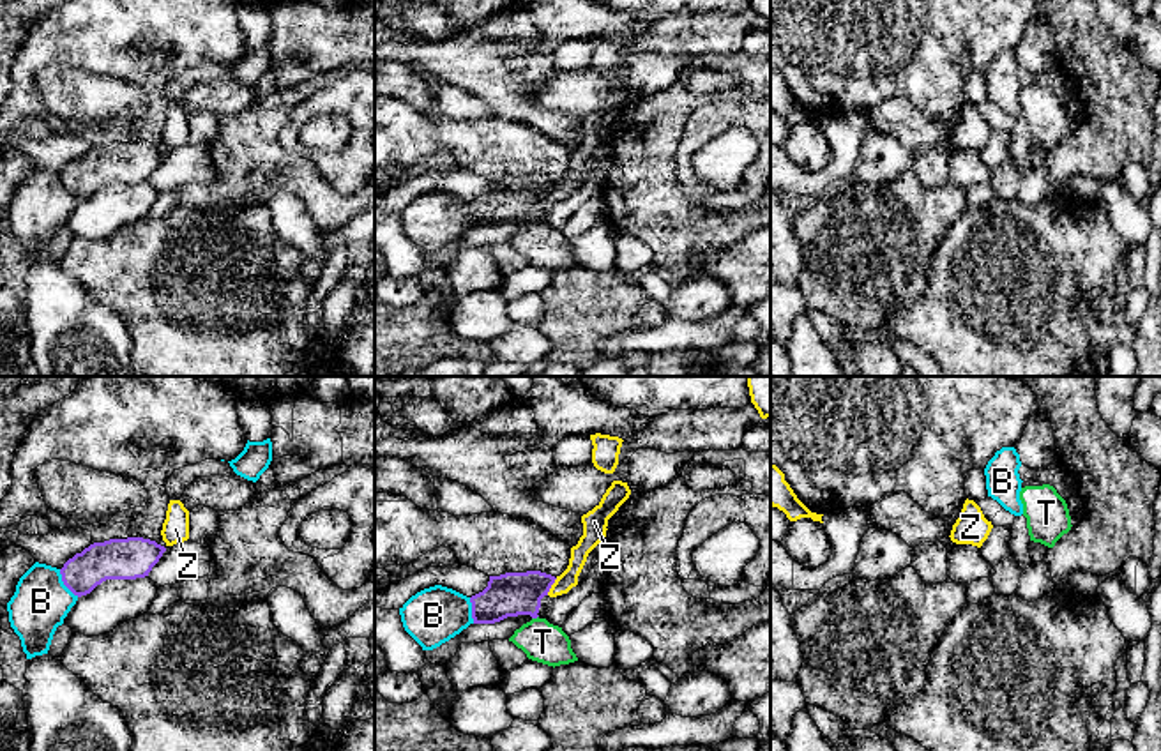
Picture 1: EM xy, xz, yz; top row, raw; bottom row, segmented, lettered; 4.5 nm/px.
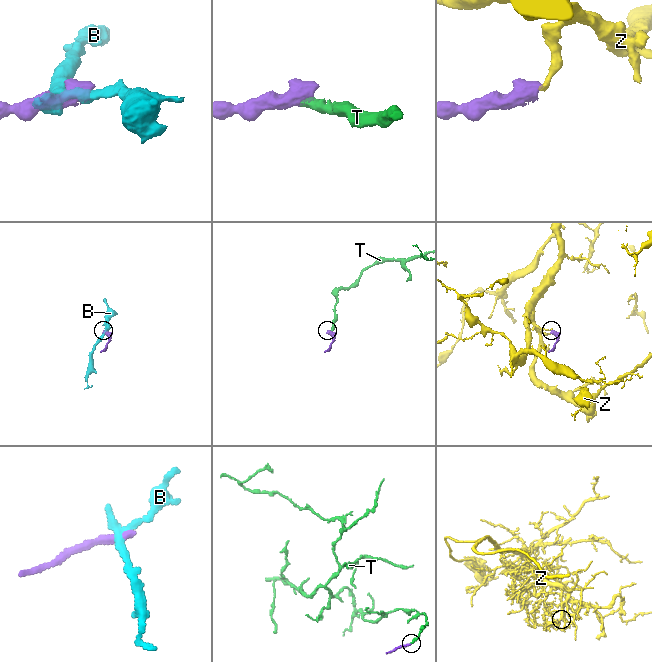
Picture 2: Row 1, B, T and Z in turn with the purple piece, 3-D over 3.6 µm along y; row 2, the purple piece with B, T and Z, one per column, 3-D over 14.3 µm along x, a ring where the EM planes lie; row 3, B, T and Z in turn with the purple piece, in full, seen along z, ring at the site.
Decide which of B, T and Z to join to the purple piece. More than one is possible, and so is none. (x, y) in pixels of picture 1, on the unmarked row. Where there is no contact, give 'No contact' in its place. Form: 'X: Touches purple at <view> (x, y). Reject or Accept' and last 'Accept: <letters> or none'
B: Touches purple at xy (64, 188). Reject
T: Touches purple at xz (534, 221). Accept
Z: Touches purple at xz (550, 191). Reject
Accept: T

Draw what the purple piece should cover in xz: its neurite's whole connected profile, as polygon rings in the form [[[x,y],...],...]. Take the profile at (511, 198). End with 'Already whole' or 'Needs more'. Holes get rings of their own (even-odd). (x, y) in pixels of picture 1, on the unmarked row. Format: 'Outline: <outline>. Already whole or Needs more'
Outline: [[[541,175],[489,180],[488,191],[470,201],[474,228],[495,228],[507,221],[530,219],[532,224],[516,233],[509,246],[528,263],[553,272],[578,265],[562,231],[537,219],[541,203],[548,200],[555,184]]]. Needs more

